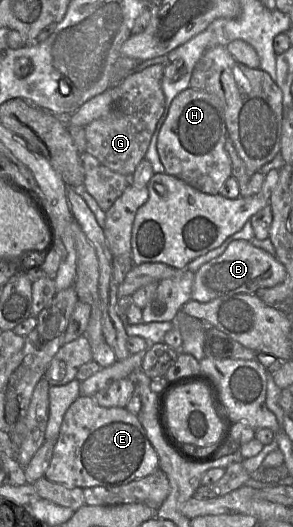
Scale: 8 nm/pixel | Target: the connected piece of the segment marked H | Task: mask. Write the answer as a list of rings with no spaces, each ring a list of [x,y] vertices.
[[[193,88],[181,91],[173,99],[157,138],[157,151],[165,173],[179,178],[200,192],[218,194],[224,182],[232,176],[231,160],[225,149],[226,138],[225,118],[219,99]]]

